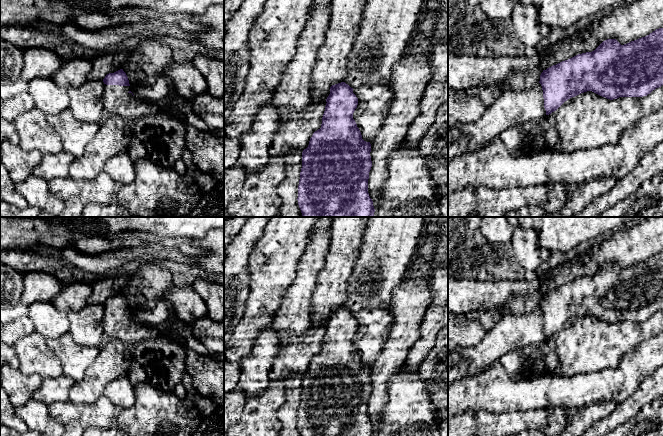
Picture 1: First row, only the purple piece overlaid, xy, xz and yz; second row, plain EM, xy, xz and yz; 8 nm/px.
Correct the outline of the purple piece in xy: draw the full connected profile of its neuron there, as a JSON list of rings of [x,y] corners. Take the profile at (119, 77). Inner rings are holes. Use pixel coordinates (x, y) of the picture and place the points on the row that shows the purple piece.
[[[123,69],[107,74],[103,82],[102,104],[107,115],[119,116],[133,123],[138,118],[162,110],[155,103],[139,100],[133,95]]]

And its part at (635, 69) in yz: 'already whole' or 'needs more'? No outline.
needs more

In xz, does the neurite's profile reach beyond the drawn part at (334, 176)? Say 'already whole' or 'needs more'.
already whole

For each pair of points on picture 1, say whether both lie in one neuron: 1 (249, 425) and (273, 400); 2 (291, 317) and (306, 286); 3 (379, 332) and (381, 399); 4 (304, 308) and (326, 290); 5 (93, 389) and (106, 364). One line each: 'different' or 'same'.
1: same
2: same
3: different
4: different
5: same

